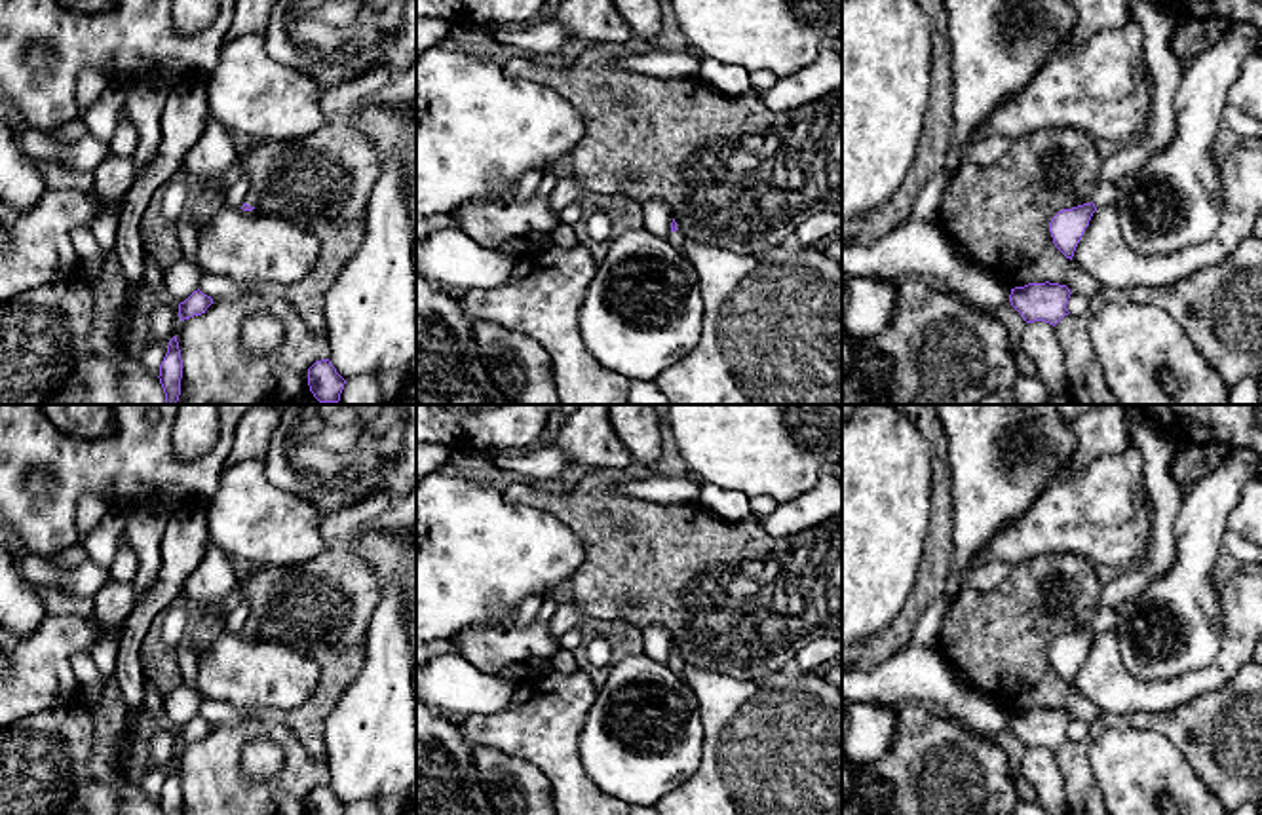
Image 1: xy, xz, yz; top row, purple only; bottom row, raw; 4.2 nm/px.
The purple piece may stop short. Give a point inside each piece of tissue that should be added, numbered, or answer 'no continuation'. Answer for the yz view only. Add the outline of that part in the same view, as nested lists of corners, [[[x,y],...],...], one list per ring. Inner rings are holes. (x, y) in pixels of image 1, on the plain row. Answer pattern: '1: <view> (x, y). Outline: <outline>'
1: yz (1105, 620). Outline: [[[1102,608],[1093,623],[1095,633],[1104,633],[1116,623],[1116,608]]]

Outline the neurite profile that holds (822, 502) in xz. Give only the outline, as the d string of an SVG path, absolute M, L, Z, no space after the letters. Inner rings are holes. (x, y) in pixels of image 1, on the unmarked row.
M825 471L813 488L779 502L775 511L762 519L762 526L774 538L789 538L836 515L842 515L842 481Z

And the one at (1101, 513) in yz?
M1131 446L1093 460L1081 471L1051 484L1017 522L1007 522L971 560L973 570L1002 560L1011 566L1047 553L1074 553L1093 564L1137 572L1148 560L1152 511L1144 490L1144 460Z

